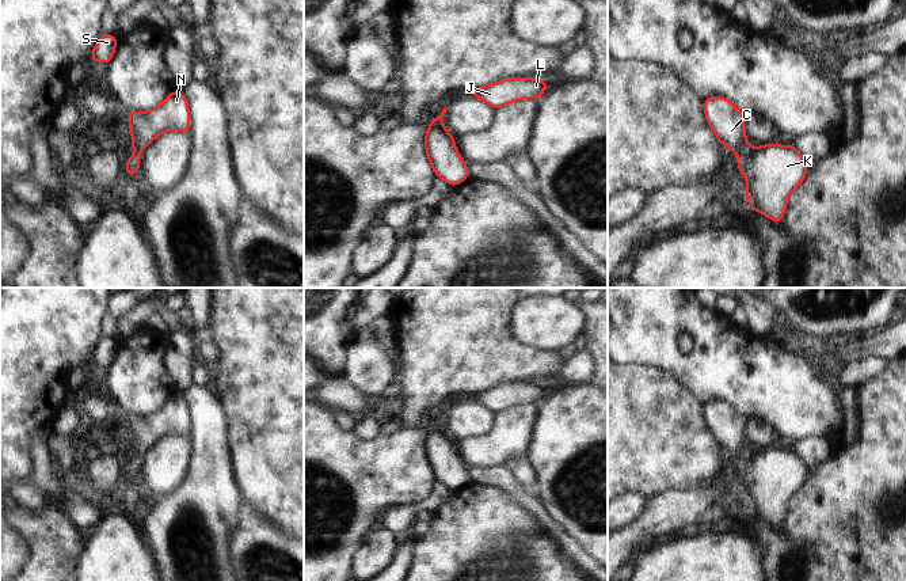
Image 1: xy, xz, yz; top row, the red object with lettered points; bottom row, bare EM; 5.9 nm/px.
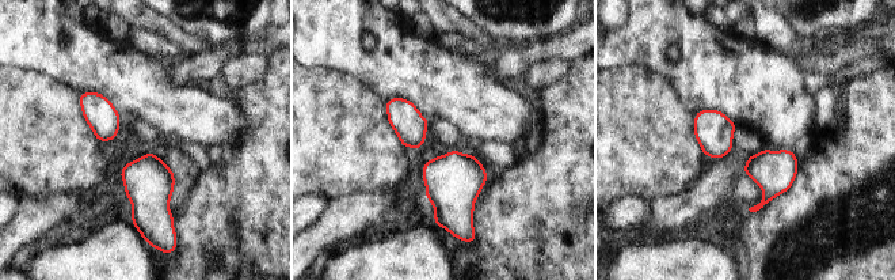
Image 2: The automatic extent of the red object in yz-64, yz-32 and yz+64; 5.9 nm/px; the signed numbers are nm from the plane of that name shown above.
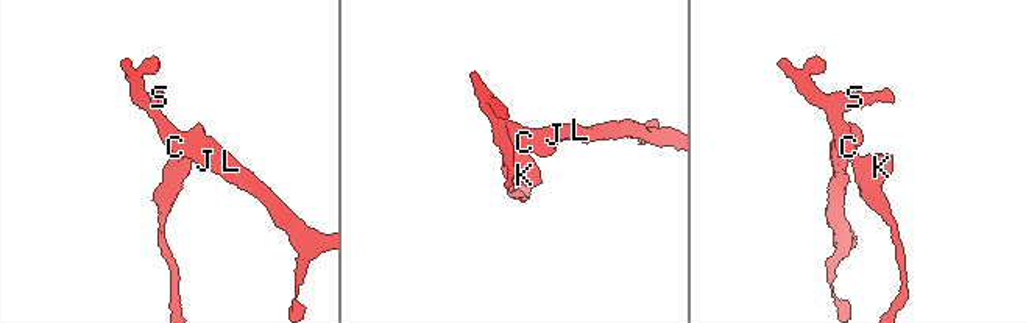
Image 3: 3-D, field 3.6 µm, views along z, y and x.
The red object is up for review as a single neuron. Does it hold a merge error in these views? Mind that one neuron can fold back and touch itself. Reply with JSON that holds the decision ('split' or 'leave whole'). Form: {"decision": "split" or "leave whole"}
{"decision": "leave whole"}

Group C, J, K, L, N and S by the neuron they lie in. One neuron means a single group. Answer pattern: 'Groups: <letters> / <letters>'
Groups: C J K L N S.

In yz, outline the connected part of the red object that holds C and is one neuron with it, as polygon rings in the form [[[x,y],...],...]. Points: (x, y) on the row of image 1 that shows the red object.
[[[704,99],[704,115],[720,145],[738,153],[739,172],[746,178],[750,210],[781,223],[787,202],[806,179],[808,163],[795,145],[766,144],[751,148],[745,133],[746,115],[728,99]]]

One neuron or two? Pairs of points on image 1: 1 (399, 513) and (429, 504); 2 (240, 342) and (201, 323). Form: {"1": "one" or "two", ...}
{"1": "one", "2": "two"}

